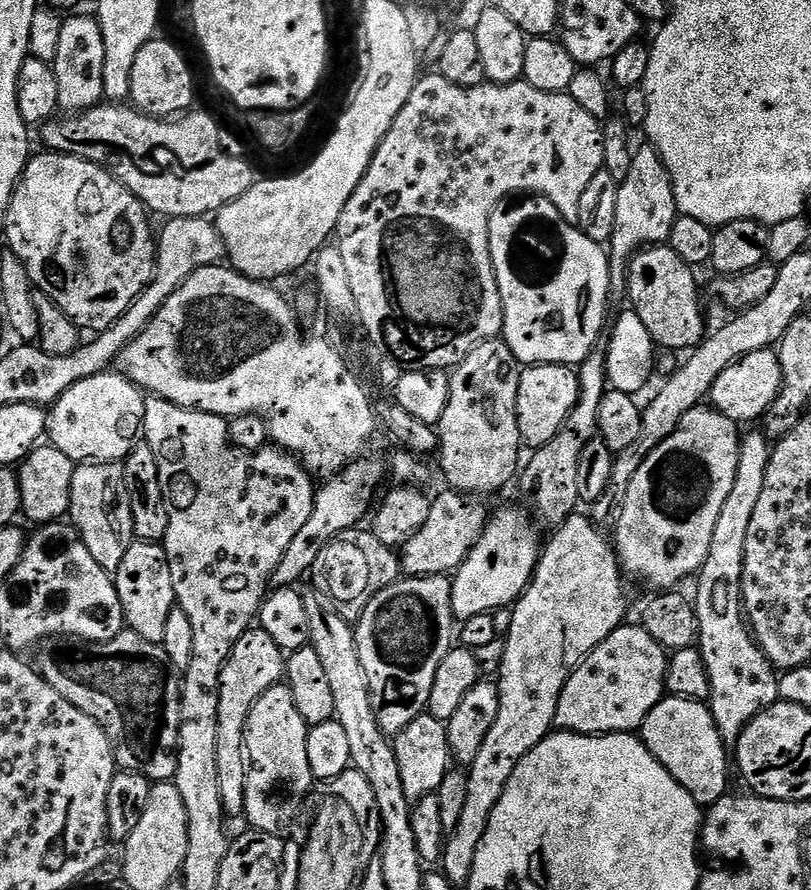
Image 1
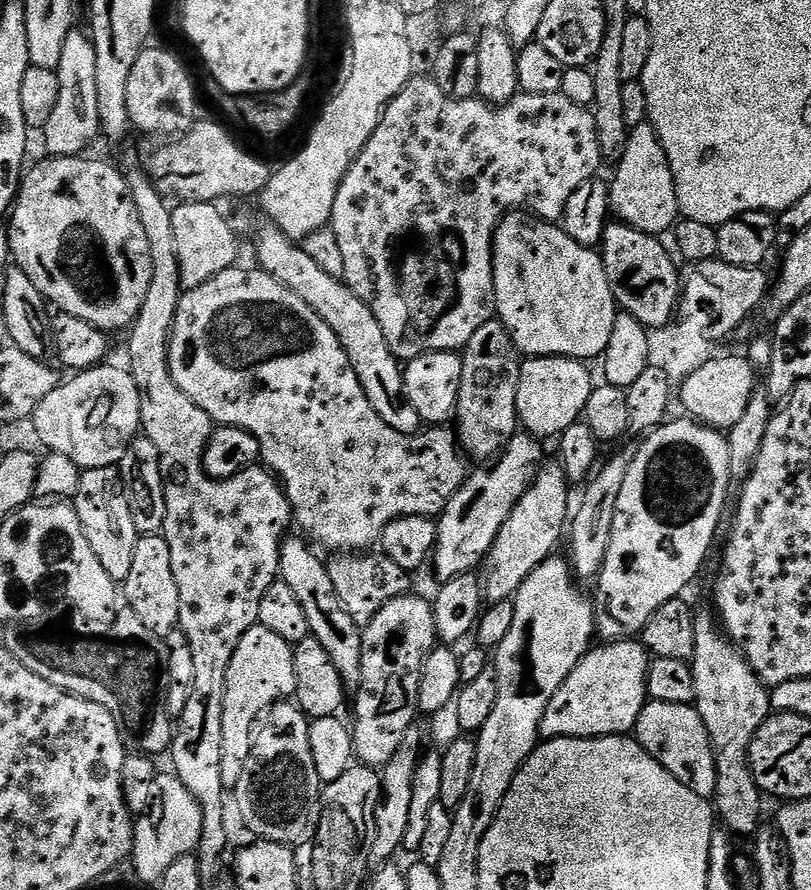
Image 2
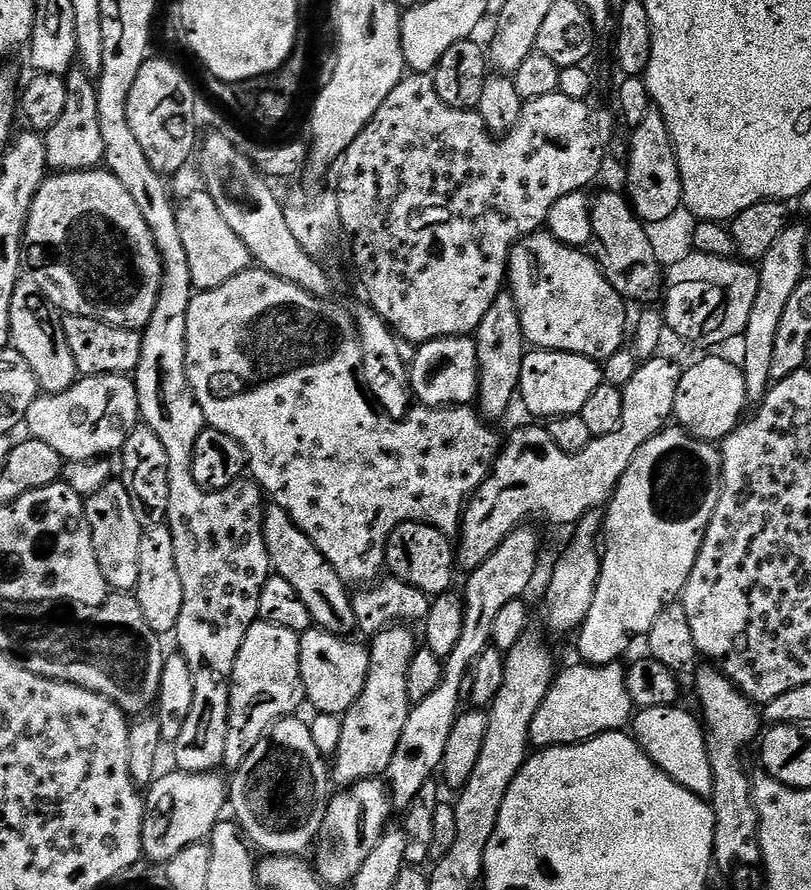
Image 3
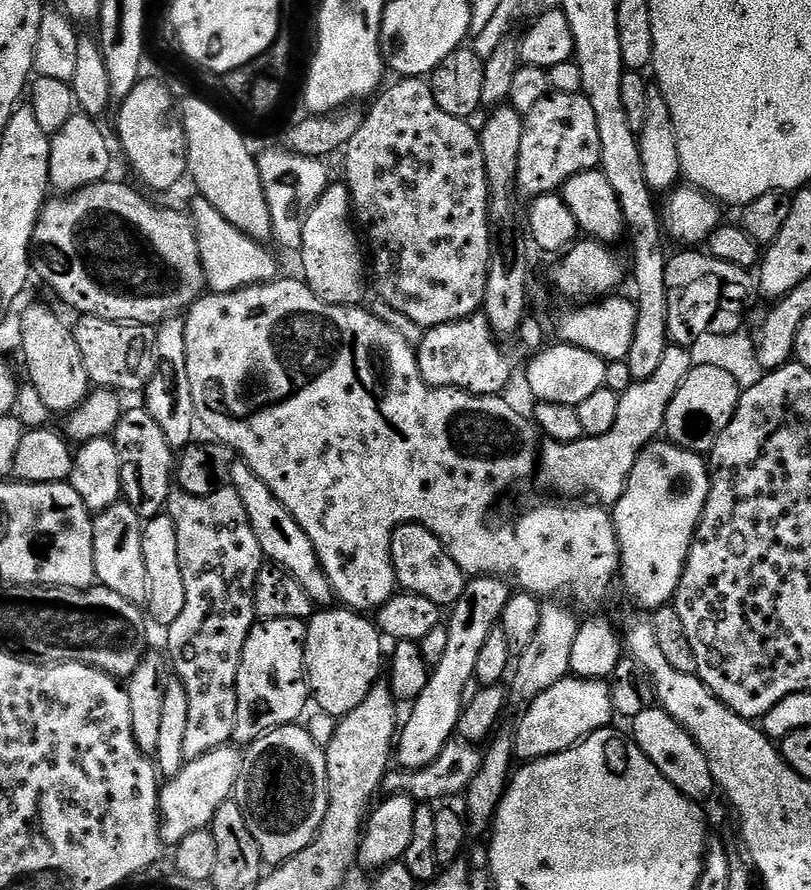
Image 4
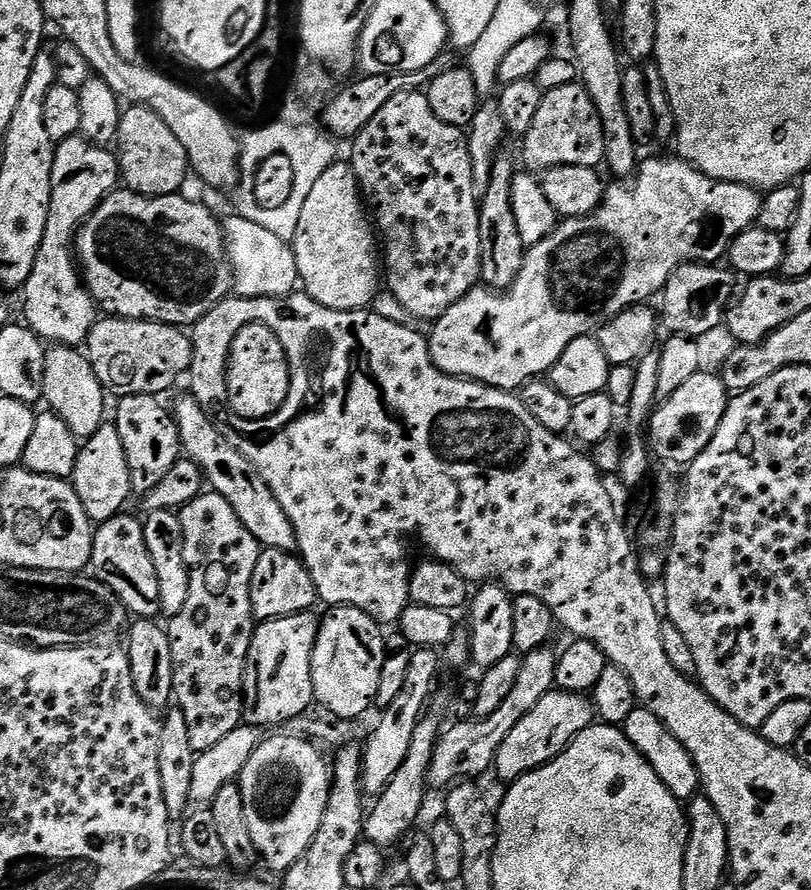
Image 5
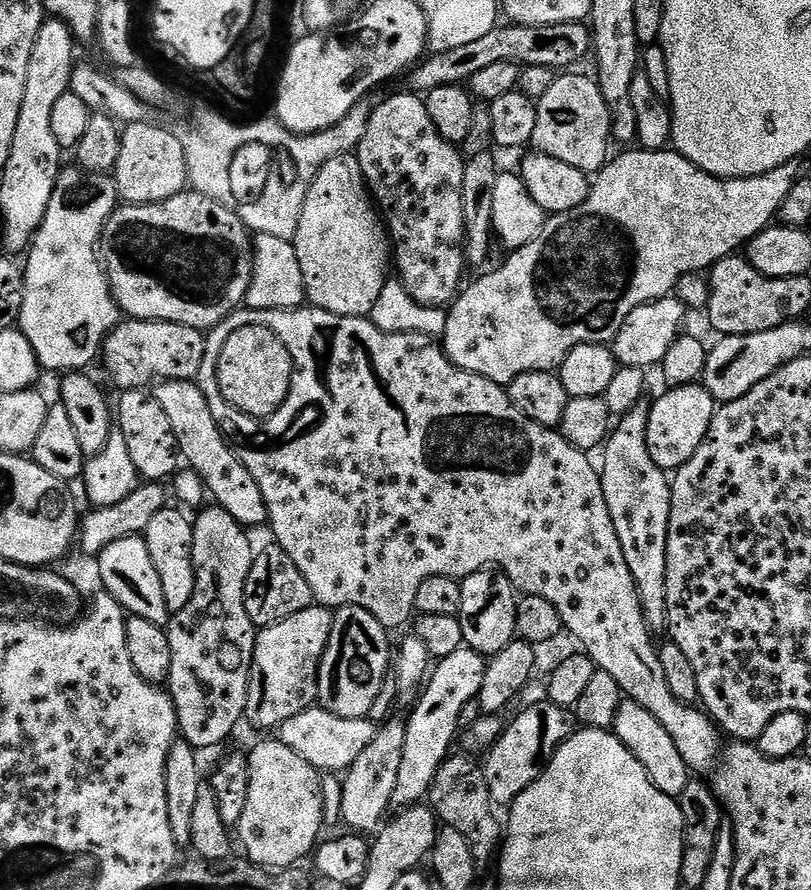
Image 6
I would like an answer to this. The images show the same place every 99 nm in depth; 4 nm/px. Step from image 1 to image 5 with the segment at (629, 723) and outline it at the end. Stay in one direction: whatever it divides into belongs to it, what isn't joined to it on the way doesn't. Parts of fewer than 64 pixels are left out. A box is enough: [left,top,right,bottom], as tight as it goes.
[495,690,594,782]

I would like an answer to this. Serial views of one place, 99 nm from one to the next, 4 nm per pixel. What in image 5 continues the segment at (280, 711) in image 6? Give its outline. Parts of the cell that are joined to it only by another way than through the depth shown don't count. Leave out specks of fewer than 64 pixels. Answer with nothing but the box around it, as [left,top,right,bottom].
[244,611,320,730]

